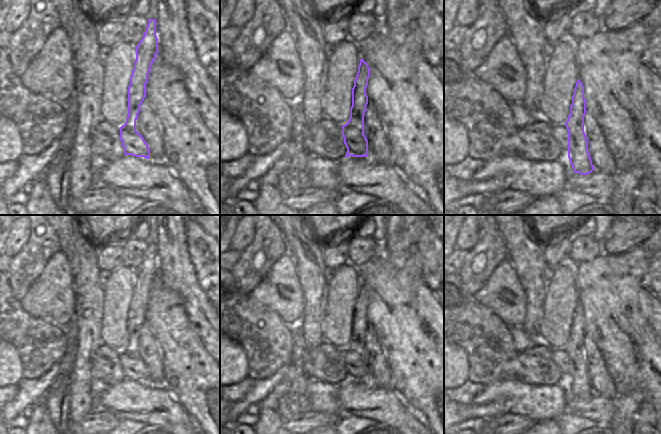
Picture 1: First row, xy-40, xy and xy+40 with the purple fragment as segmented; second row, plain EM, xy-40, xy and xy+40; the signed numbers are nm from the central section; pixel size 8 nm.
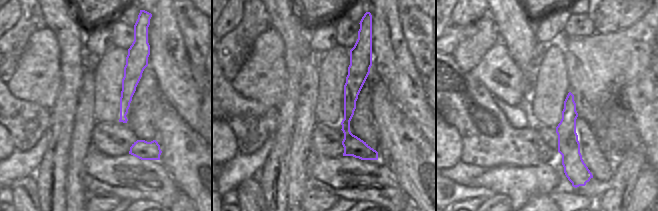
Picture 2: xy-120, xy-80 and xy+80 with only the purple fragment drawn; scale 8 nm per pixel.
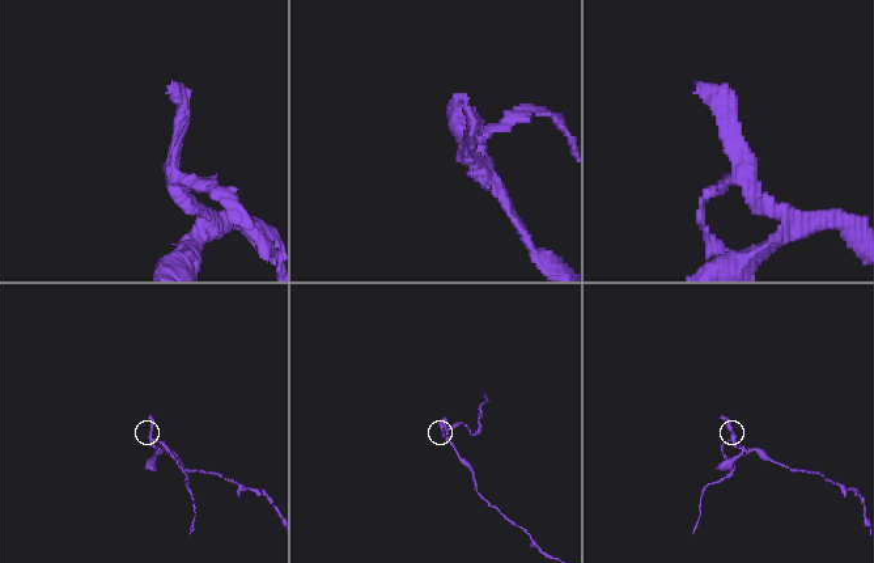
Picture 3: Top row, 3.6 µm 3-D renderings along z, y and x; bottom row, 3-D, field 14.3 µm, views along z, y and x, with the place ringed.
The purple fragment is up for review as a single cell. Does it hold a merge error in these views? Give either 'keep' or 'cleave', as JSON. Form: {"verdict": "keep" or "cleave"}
{"verdict": "cleave"}

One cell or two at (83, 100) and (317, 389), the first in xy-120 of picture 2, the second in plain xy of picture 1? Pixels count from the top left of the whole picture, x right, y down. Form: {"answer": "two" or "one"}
{"answer": "two"}

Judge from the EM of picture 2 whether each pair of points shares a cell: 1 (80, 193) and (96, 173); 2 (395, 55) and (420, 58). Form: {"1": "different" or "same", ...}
{"1": "different", "2": "different"}

